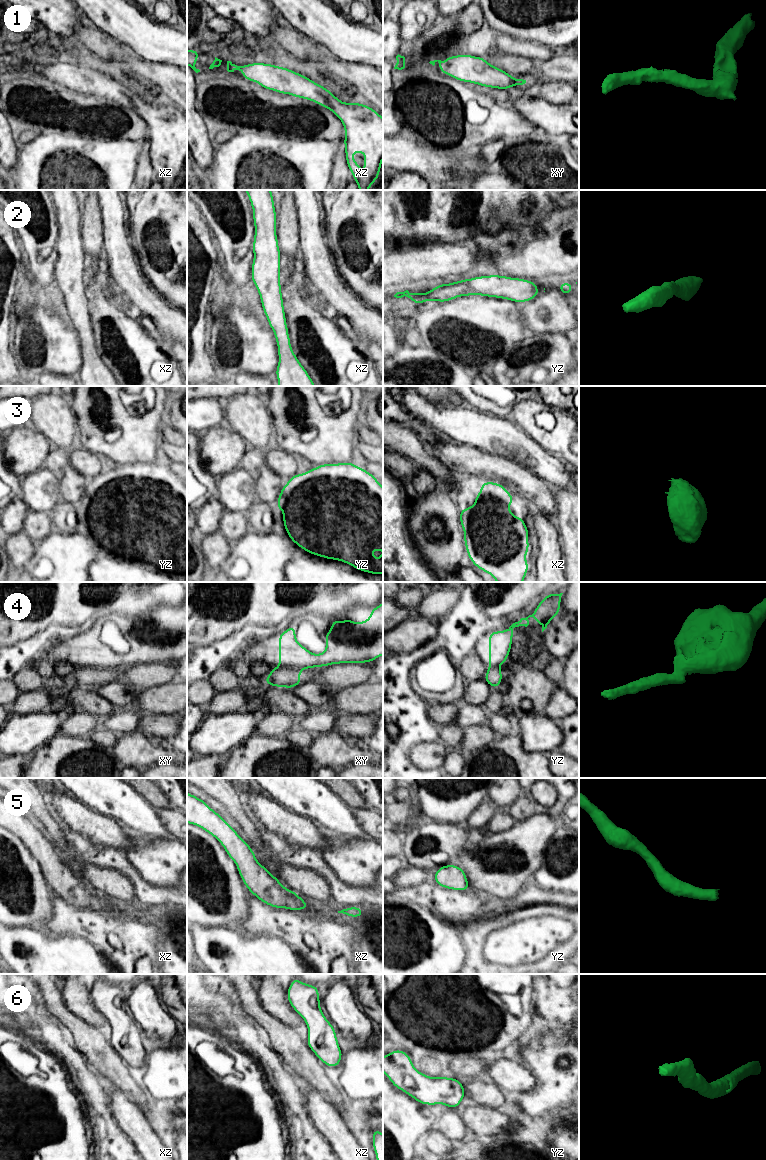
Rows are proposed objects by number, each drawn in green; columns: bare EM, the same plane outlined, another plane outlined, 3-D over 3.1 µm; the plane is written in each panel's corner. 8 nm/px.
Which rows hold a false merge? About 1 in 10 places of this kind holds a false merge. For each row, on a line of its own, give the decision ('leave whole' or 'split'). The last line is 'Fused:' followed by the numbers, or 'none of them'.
1: leave whole
2: leave whole
3: leave whole
4: split
5: leave whole
6: leave whole
Fused: 4

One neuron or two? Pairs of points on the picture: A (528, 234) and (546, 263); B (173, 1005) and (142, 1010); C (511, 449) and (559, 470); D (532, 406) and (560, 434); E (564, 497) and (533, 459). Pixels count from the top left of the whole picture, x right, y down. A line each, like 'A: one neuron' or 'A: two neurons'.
A: two neurons
B: two neurons
C: one neuron
D: one neuron
E: two neurons

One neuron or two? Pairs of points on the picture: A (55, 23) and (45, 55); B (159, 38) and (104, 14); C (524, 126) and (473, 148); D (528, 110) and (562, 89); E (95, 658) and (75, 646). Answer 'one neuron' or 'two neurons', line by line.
A: two neurons
B: one neuron
C: one neuron
D: two neurons
E: one neuron

